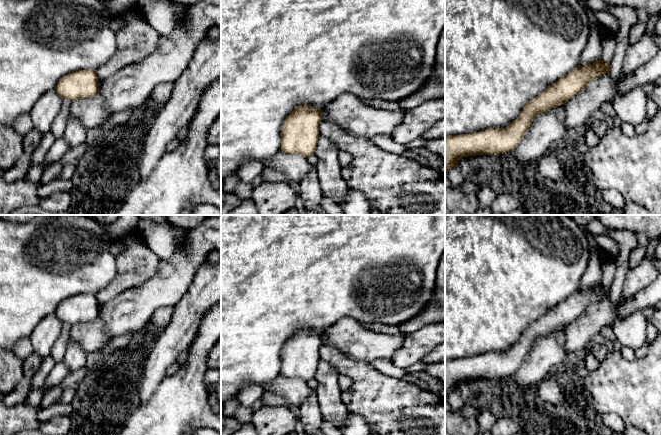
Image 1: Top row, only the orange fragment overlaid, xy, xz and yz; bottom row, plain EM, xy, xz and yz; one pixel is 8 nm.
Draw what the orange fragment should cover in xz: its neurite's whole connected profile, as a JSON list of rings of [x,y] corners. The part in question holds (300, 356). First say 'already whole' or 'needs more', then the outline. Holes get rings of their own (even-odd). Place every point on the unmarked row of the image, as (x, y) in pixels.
already whole; [[[309,329],[296,331],[282,350],[281,374],[305,382],[314,379],[323,335]]]

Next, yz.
already whole; [[[602,281],[593,288],[578,289],[529,325],[519,341],[507,351],[446,361],[445,395],[457,391],[458,385],[463,381],[512,376],[524,362],[538,338],[548,336],[560,328],[566,328],[590,305],[600,302],[604,297],[610,298],[610,294],[610,287],[606,288]]]

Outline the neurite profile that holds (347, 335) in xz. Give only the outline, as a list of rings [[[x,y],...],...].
[[[343,317],[325,331],[323,338],[348,358],[371,363],[379,358],[392,361],[404,341],[404,334],[376,333],[352,317]]]

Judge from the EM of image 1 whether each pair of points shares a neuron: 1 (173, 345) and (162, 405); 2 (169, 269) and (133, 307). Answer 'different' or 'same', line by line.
1: different
2: same

